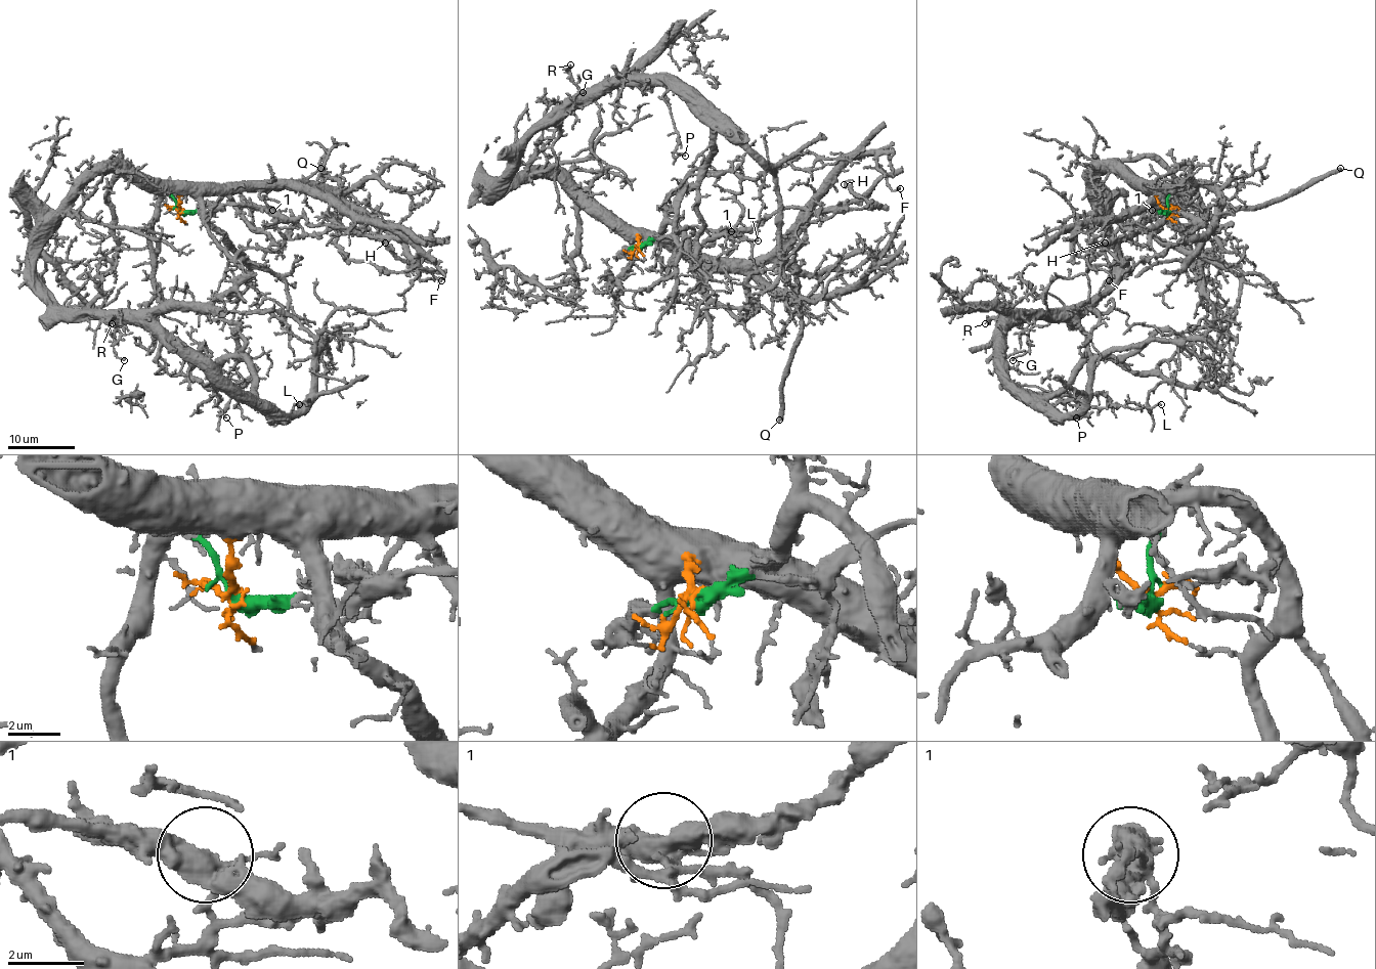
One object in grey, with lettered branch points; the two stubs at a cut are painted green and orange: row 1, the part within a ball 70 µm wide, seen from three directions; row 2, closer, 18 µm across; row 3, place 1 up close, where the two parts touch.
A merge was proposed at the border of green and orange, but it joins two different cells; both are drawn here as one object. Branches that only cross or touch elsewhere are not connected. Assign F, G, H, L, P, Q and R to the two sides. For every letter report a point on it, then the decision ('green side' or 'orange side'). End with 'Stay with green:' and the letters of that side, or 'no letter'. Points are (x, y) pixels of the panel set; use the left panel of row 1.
F: (441, 280) | orange side
G: (124, 360) | orange side
H: (385, 243) | green side
L: (299, 404) | orange side
P: (226, 417) | orange side
Q: (320, 168) | green side
R: (112, 323) | orange side
Stay with green: H, Q

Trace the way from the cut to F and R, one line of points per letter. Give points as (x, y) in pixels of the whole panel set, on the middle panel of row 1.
F: (637, 245), (637, 238), (681, 241), (710, 257), (764, 259), (853, 159), (876, 153), (887, 184), (900, 187)
R: (637, 245), (554, 179), (529, 176), (493, 192), (519, 147), (577, 92), (569, 64)

